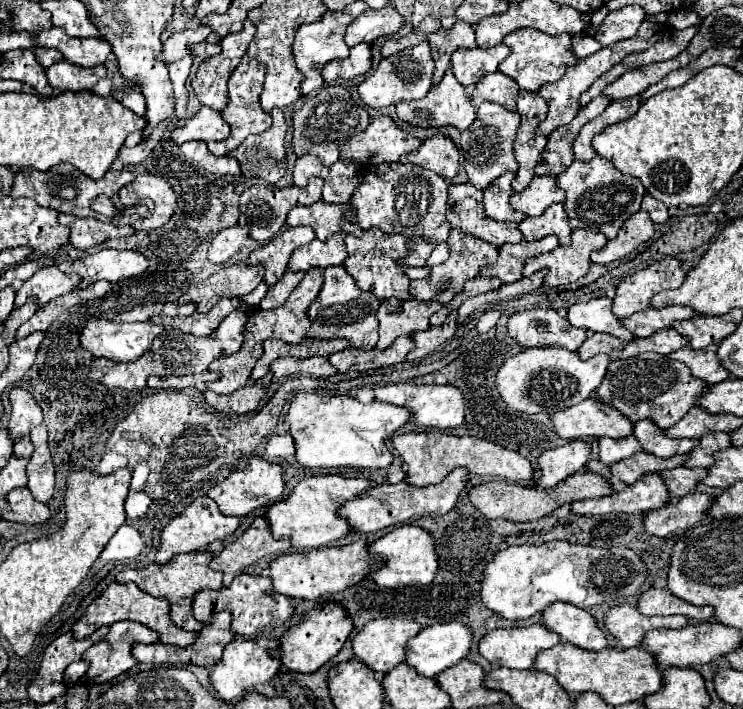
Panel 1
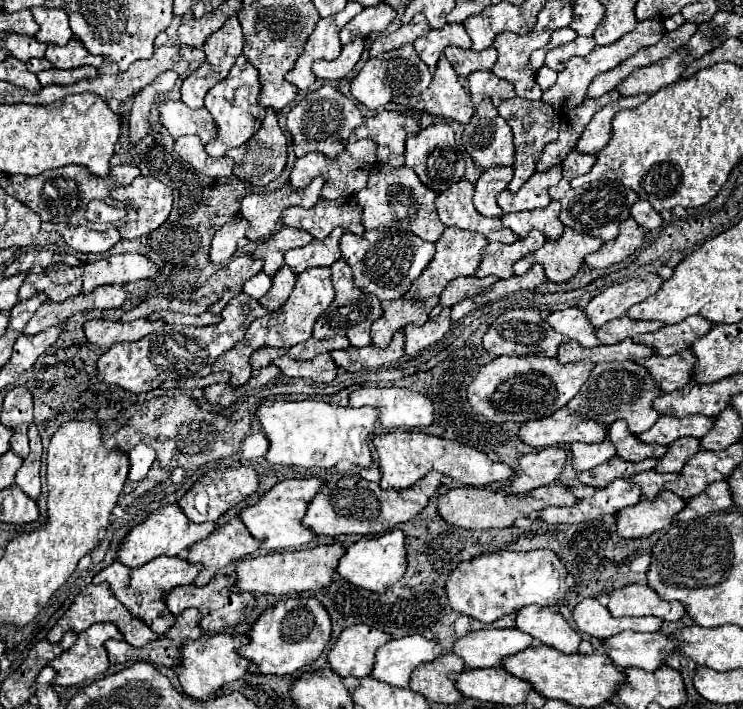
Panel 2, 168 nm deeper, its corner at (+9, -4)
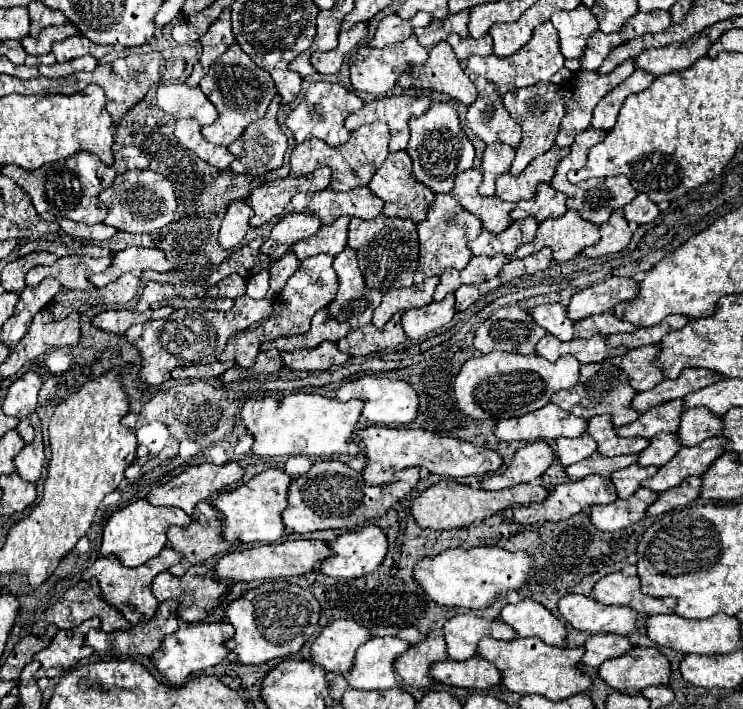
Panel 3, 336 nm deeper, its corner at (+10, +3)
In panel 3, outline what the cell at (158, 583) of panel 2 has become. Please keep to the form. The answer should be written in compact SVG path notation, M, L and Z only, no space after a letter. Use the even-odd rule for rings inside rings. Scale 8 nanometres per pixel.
M172 548L162 550L162 554L150 558L148 562L136 566L136 568L126 568L122 566L122 562L110 554L110 556L100 556L88 570L86 570L86 578L96 578L100 588L102 588L102 596L114 606L118 608L124 618L132 624L140 624L140 622L148 622L154 618L156 610L158 610L158 602L152 596L152 580L156 578L156 574L172 568L174 564L178 564L182 560L182 554L178 554ZM124 594L124 596L122 596Z

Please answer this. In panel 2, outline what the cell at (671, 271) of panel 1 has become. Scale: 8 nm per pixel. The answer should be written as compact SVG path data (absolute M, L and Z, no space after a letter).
M645 273L637 279L629 279L625 283L617 283L595 295L589 305L583 309L587 313L587 319L593 327L601 327L603 323L623 317L629 307L635 303L645 301L651 297L659 287L663 279L655 273Z

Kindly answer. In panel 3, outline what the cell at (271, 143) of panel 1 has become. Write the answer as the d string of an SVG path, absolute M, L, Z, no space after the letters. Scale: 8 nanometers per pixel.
M274 98L262 116L262 120L252 122L244 134L228 146L228 150L234 154L232 170L238 172L238 168L244 168L244 172L260 174L260 168L280 168L286 152L286 136L280 130L276 122L280 100Z

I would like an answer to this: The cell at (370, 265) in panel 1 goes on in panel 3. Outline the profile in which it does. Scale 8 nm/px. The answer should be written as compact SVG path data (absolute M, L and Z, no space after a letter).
M382 214L374 220L352 218L348 226L348 246L358 254L358 266L368 288L386 292L392 288L412 286L412 274L418 266L420 254L418 230L412 220L388 218Z

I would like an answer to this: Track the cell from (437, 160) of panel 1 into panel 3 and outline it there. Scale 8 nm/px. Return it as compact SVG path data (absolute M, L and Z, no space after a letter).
M450 102L432 104L424 116L410 118L408 124L410 124L410 142L406 152L414 162L414 176L418 178L418 182L426 184L436 192L450 192L456 174L472 168L474 160L474 148L460 128L460 120L454 106Z

